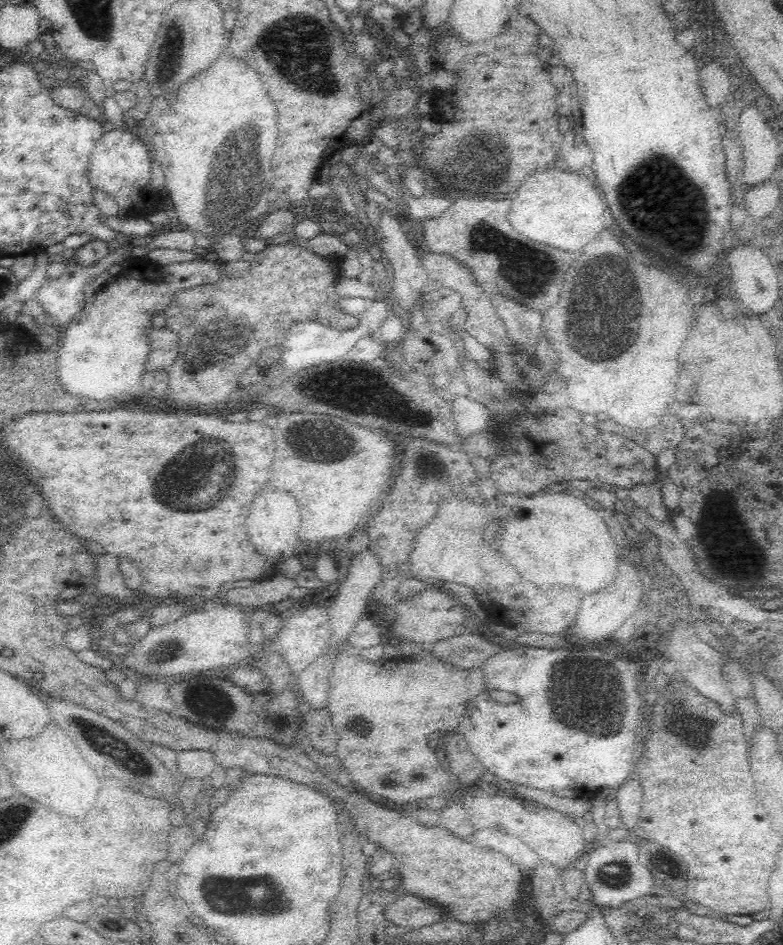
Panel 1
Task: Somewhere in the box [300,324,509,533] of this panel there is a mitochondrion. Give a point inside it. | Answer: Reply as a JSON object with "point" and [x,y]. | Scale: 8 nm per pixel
{"point":[341,394]}

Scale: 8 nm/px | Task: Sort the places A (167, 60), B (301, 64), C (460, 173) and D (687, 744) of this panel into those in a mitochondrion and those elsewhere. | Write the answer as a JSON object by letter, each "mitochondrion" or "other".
{"A":"mitochondrion","B":"mitochondrion","C":"mitochondrion","D":"mitochondrion"}

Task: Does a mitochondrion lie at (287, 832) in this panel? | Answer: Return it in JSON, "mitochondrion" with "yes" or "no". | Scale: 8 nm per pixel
{"mitochondrion":"no"}

